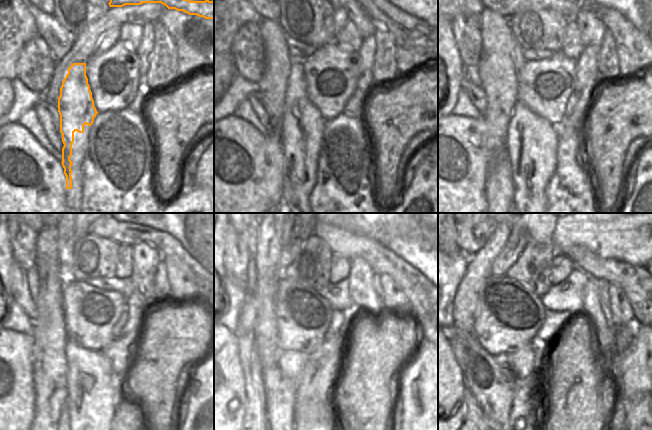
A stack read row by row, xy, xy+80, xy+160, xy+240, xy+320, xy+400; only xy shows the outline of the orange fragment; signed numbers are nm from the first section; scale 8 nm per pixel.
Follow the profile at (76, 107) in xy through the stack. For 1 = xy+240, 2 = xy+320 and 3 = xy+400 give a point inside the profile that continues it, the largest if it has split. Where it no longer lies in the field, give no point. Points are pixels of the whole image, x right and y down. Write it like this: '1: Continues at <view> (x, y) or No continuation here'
1: Continues at xy+240 (72, 357)
2: Continues at xy+320 (288, 358)
3: Continues at xy+400 (502, 360).

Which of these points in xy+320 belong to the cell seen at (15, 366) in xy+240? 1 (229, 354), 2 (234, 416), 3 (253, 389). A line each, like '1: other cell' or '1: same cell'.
1: same cell
2: same cell
3: other cell

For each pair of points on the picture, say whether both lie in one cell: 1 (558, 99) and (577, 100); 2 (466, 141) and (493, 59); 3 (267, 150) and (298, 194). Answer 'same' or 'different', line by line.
1: different
2: same
3: different

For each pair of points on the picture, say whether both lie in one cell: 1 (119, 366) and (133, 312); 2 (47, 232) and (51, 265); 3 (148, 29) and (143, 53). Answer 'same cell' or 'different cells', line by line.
1: same cell
2: same cell
3: same cell

